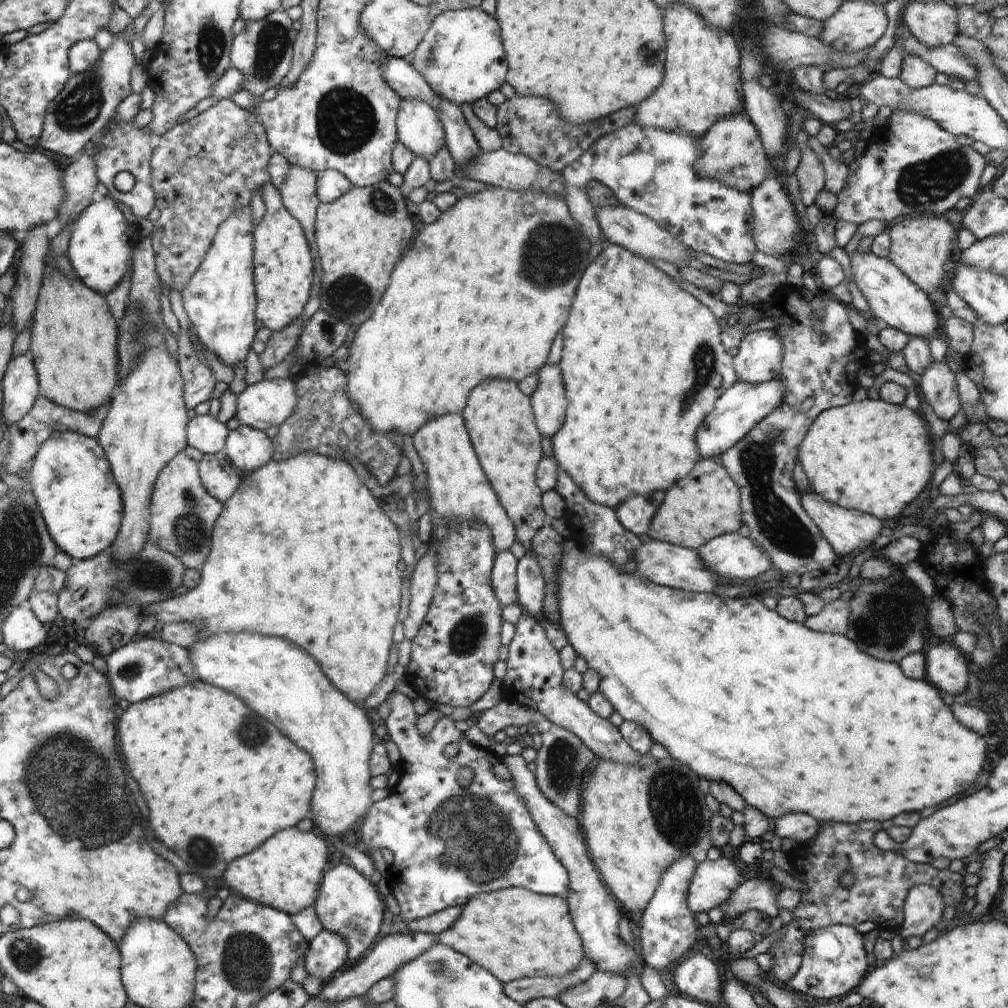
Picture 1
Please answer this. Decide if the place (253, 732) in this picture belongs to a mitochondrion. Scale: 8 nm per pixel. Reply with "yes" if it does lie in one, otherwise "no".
yes

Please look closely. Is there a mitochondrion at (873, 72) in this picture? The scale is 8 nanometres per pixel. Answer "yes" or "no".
no

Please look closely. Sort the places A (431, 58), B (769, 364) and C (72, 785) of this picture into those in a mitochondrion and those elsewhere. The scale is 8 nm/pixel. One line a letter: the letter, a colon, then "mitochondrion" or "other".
A: mitochondrion
B: other
C: mitochondrion

